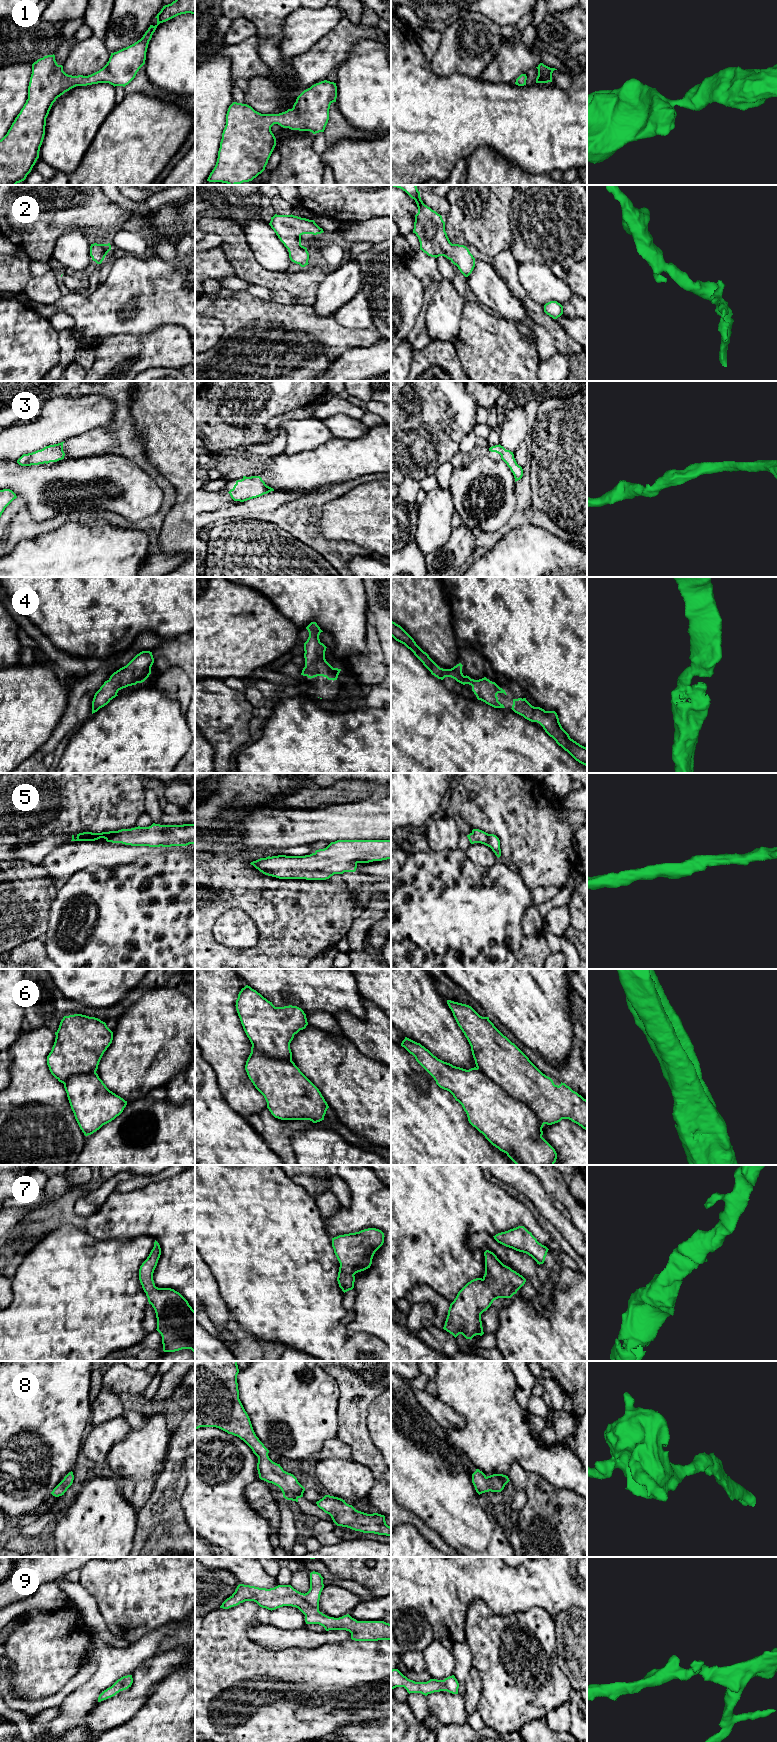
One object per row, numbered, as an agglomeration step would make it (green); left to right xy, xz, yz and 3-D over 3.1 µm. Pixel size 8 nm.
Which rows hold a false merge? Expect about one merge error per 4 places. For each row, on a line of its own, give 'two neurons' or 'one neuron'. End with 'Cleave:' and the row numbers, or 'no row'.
1: one neuron
2: one neuron
3: one neuron
4: one neuron
5: one neuron
6: two neurons
7: one neuron
8: one neuron
9: one neuron
Cleave: 6

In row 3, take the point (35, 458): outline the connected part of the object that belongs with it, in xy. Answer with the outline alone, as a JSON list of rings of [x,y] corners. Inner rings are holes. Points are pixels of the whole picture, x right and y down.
[[[64,441],[65,442],[65,441]],[[63,443],[49,445],[41,450],[32,453],[23,454],[17,463],[21,466],[31,466],[39,464],[48,464],[50,462],[57,462],[64,459],[65,453],[63,451]]]

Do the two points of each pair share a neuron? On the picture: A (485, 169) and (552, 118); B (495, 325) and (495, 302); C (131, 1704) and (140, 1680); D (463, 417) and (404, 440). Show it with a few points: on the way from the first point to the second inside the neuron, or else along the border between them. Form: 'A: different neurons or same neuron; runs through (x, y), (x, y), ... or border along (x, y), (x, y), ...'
A: different neurons; border along (479, 148), (490, 147), (499, 156), (522, 168)
B: different neurons; border along (499, 315), (514, 323)
C: same neuron; runs through (133, 1698), (140, 1691), (140, 1686)
D: same neuron; runs through (448, 417), (427, 417), (419, 425)

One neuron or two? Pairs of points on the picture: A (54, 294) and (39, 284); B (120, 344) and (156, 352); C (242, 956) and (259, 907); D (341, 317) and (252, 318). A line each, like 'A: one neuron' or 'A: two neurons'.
A: one neuron
B: one neuron
C: one neuron
D: two neurons

